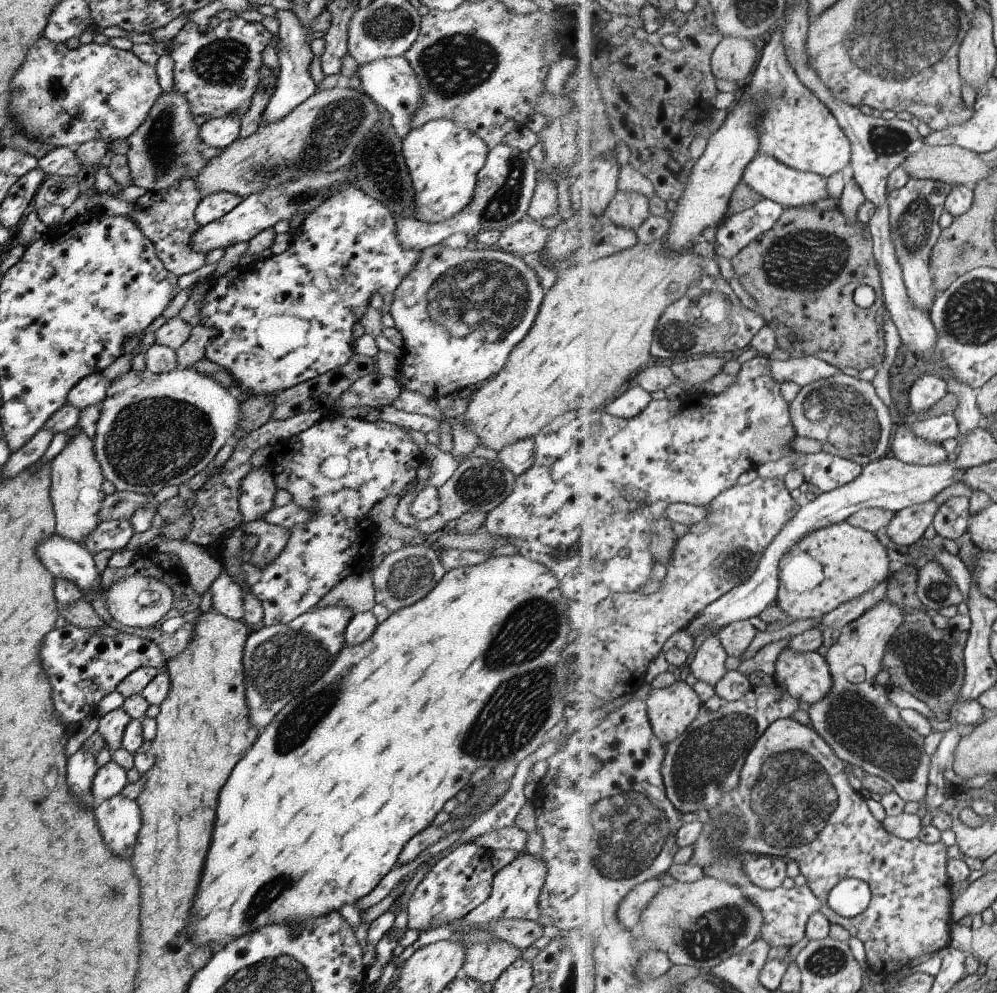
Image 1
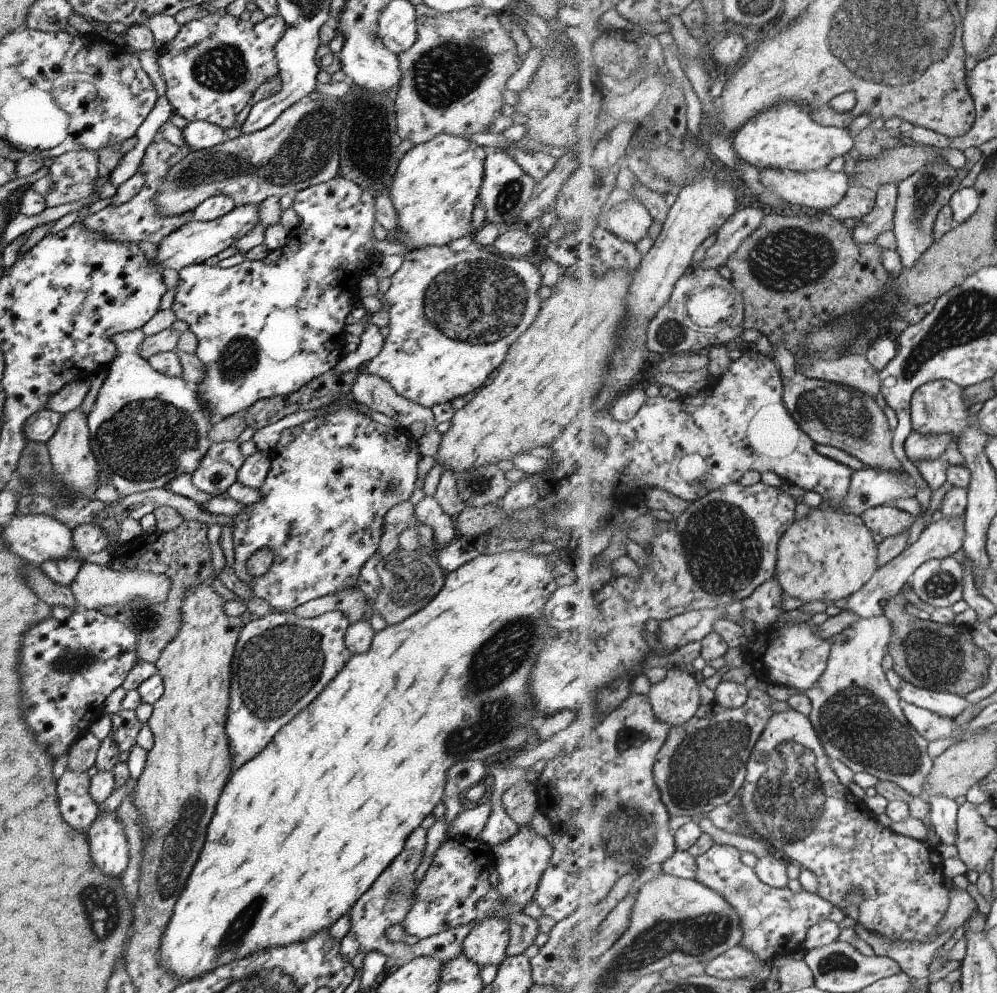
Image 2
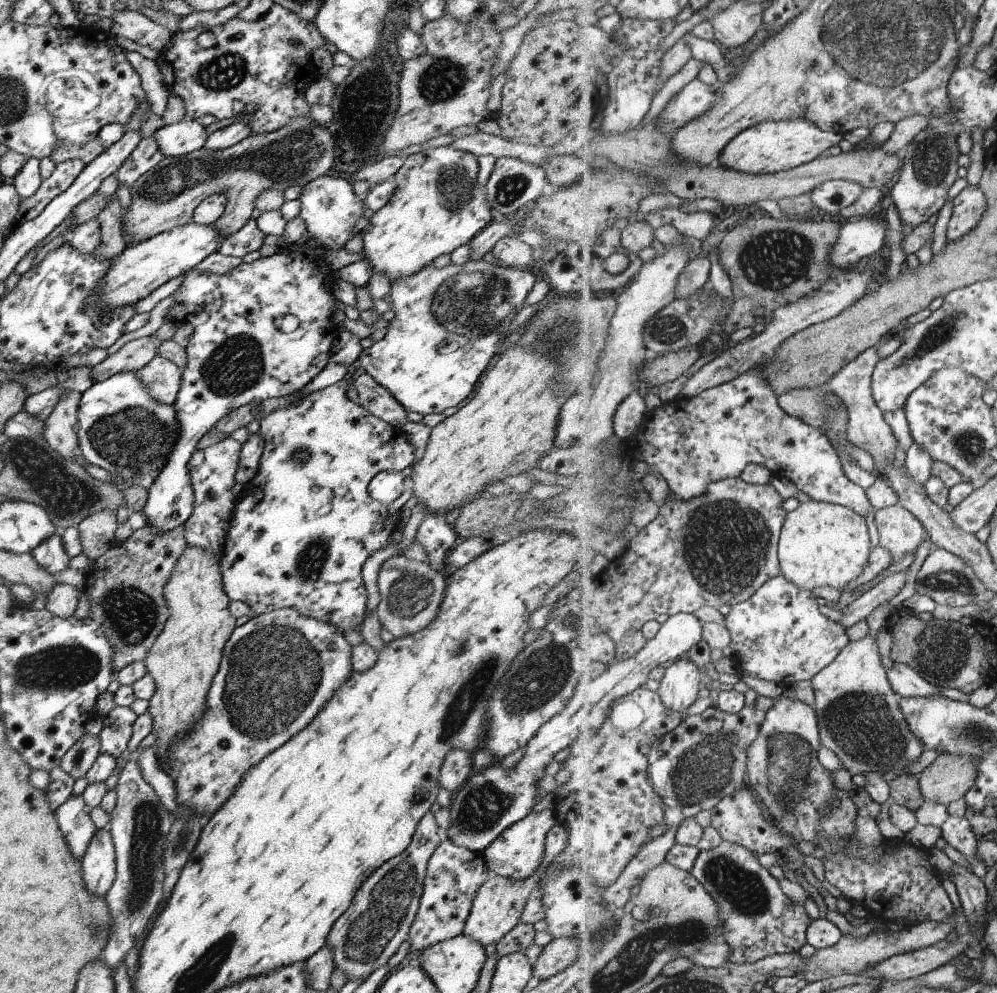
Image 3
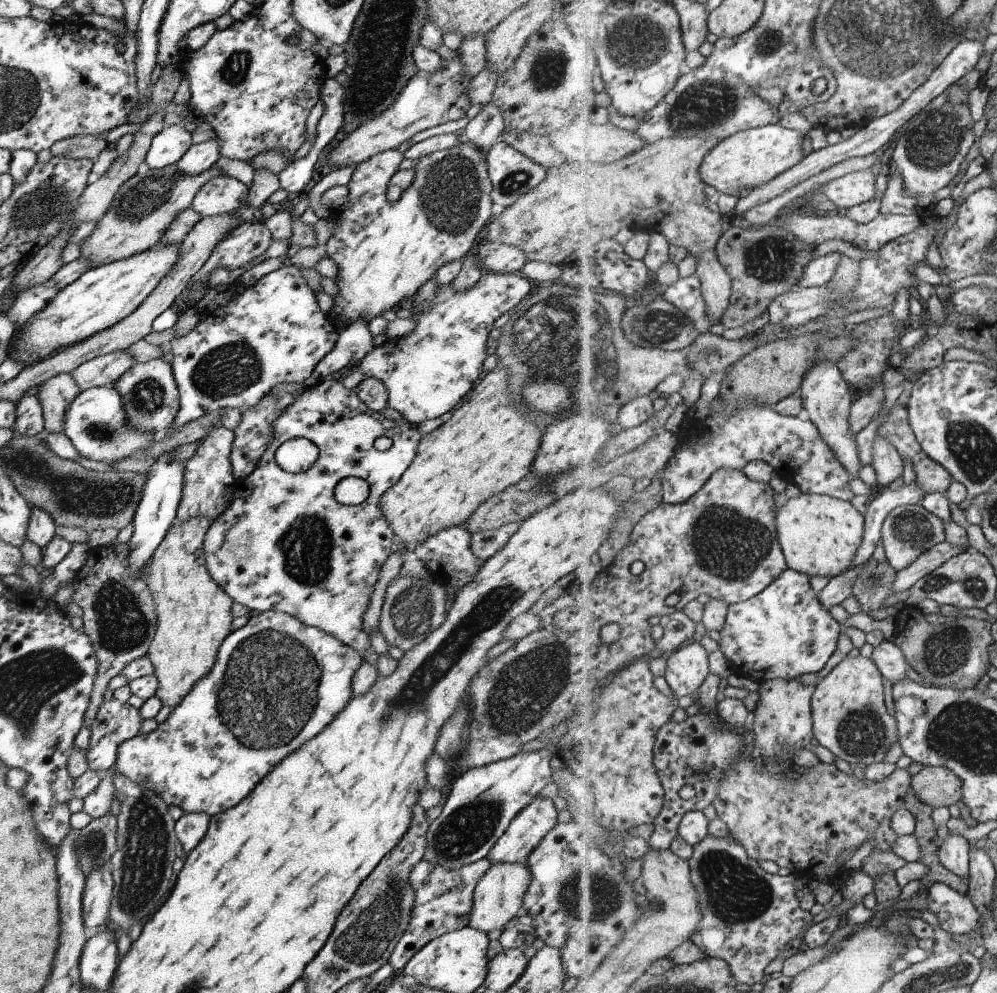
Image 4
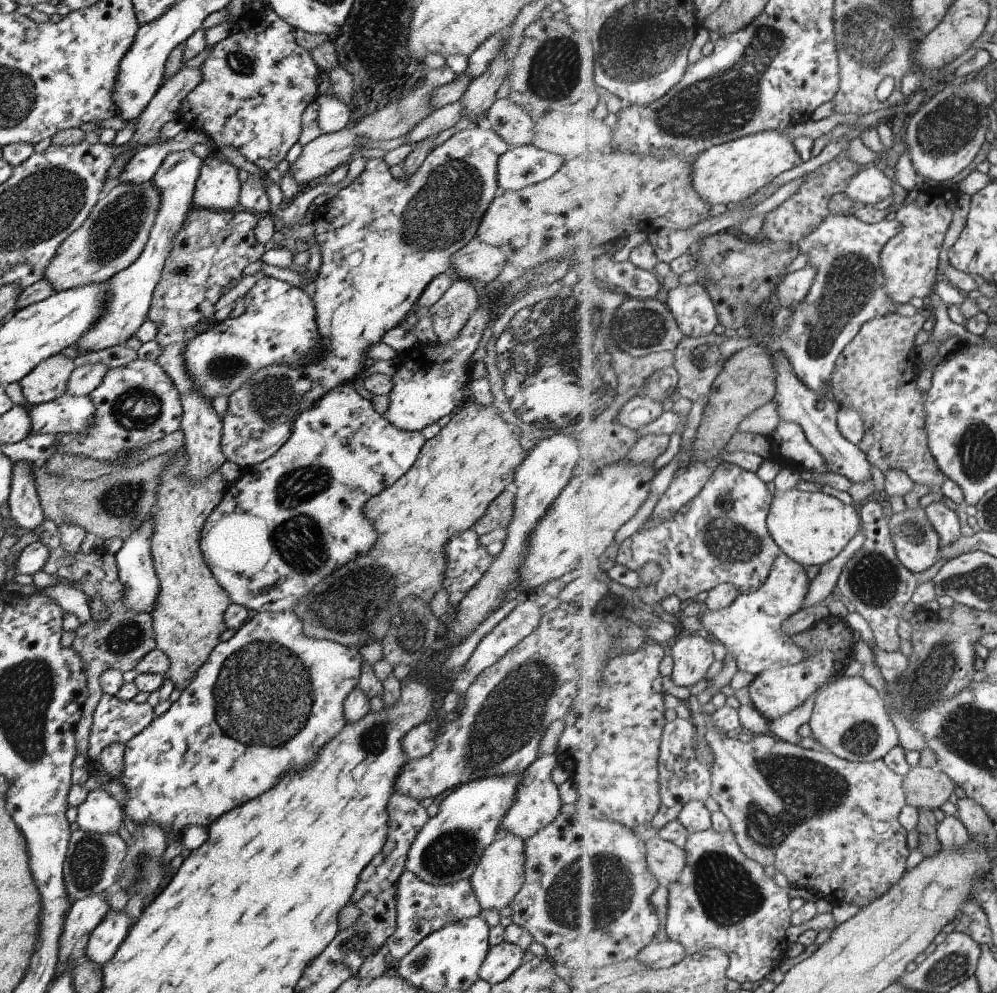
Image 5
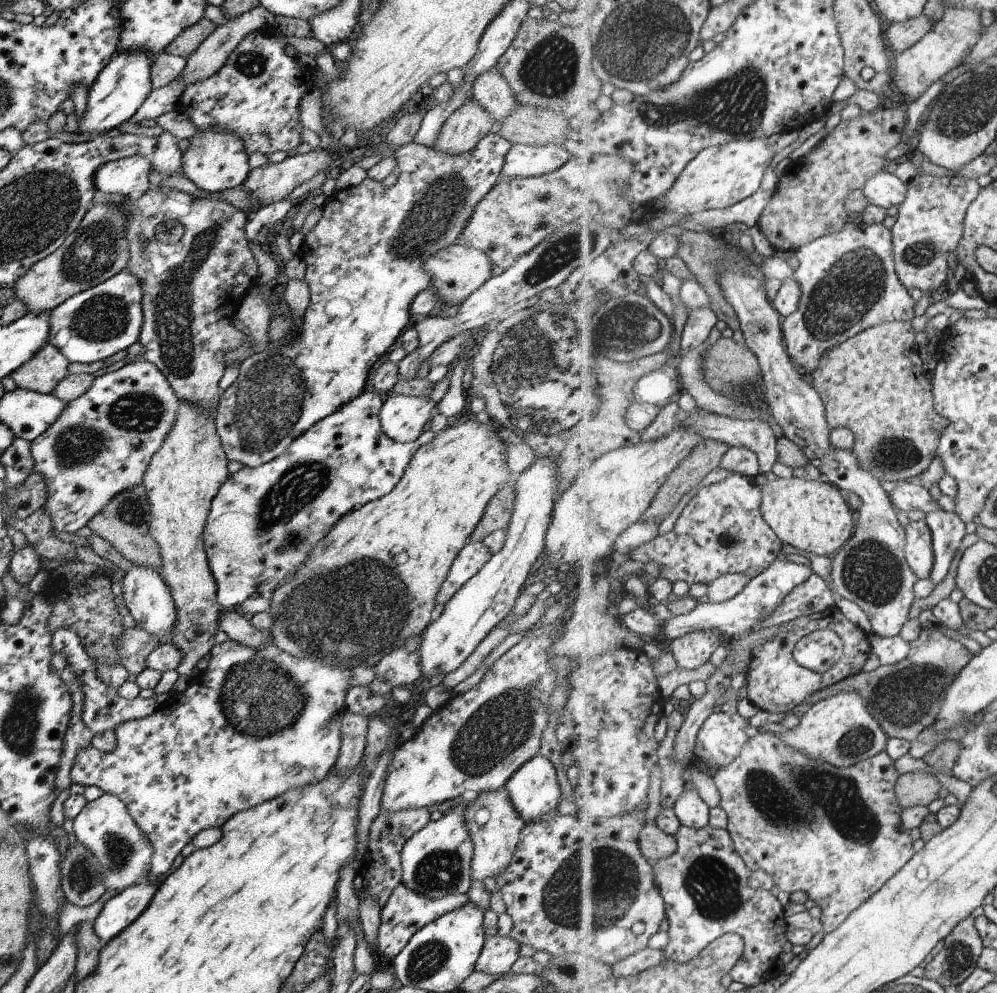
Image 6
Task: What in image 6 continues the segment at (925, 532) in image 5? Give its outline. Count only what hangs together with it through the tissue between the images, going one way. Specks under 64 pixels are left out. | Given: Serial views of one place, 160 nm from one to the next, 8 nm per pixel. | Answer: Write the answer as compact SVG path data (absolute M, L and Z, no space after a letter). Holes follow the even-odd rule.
M925 519L911 521L906 530L905 556L919 579L929 579L935 562L934 540L931 527Z

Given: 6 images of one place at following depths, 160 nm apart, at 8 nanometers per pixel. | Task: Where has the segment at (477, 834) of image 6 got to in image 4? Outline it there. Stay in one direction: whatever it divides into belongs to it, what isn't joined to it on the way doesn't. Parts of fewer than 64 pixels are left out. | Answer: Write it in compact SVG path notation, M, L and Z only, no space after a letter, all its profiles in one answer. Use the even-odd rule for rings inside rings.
M493 863L479 877L472 892L472 907L468 925L487 932L503 925L521 911L522 898L529 886L530 876L524 863Z

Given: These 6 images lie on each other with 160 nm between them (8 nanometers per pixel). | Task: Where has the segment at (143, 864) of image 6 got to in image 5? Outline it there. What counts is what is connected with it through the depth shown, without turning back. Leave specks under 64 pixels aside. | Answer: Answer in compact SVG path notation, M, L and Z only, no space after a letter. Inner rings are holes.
M93 789L76 808L75 824L83 832L114 835L123 825L122 806L103 789Z

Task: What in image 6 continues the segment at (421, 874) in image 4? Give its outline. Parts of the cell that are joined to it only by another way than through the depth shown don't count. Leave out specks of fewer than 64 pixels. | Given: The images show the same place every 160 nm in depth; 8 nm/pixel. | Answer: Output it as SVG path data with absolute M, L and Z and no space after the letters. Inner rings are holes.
M399 883L393 888L379 911L380 921L376 934L377 952L393 958L407 944L411 935L418 928L435 920L444 912L452 911L454 908L465 904L467 901L469 900L465 893L444 896L440 899L428 899L416 892L411 892L408 888L405 888L405 885Z

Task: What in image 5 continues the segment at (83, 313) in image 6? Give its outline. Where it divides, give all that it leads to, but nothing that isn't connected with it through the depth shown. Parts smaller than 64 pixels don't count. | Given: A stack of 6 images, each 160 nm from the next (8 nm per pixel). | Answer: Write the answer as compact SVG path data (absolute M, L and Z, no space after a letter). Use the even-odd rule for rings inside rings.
M191 150L175 151L166 154L163 162L156 168L152 176L152 185L159 191L160 205L154 216L154 223L150 226L148 239L139 253L137 260L127 268L117 271L106 282L106 301L104 310L98 319L83 332L71 347L73 351L80 349L85 353L100 351L115 345L123 345L137 332L137 328L146 321L150 300L155 284L160 277L165 259L168 257L170 240L180 227L187 211L192 206L194 184L202 160Z

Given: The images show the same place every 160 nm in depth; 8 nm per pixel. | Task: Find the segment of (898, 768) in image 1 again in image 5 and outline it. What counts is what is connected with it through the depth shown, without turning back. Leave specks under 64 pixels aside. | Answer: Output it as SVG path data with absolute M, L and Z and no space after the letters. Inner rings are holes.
M855 669L839 675L837 680L821 688L809 722L811 738L825 750L848 761L873 762L884 759L899 744L897 728L891 722L885 703L879 691Z

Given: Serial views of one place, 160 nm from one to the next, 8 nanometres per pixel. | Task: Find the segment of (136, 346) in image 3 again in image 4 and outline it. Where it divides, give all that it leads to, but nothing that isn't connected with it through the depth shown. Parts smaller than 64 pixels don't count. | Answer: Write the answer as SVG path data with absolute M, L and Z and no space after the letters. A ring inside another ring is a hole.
M124 350L113 351L80 364L70 372L70 375L80 390L84 391L93 387L112 385L133 363L134 360Z

